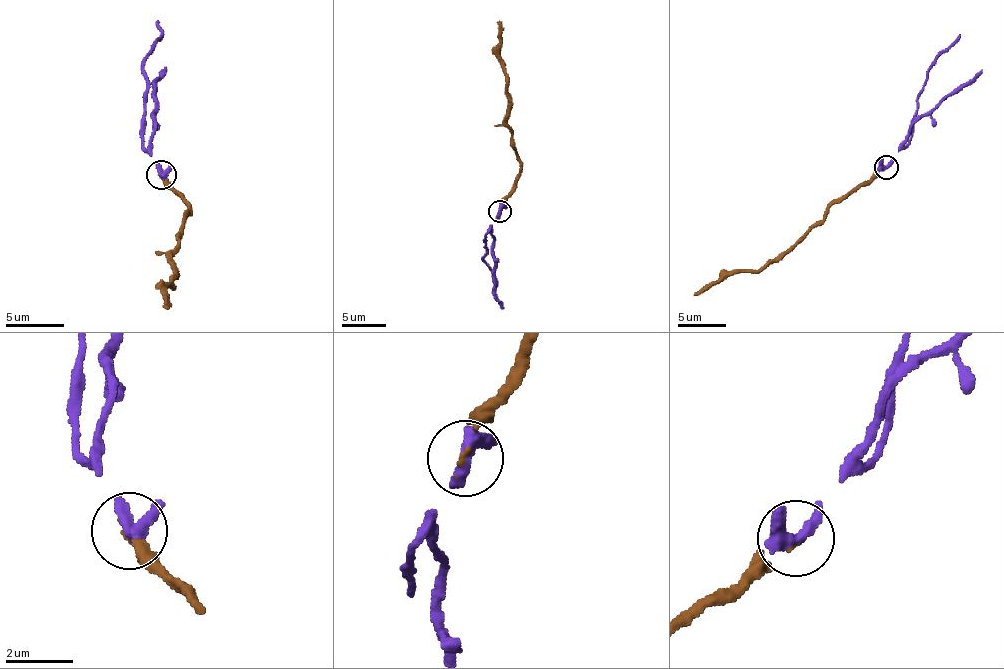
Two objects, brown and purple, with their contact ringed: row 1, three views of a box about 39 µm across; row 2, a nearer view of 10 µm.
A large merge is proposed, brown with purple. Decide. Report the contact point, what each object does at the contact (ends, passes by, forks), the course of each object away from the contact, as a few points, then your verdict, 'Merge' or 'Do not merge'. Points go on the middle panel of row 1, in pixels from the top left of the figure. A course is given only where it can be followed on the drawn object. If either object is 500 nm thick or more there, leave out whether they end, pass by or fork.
Place: (500, 211). At the ring brown ends. At the ring purple passes by. Course of brown: (498, 211), (512, 190), (520, 159), (508, 118), (500, 20). Course of purple: (500, 211), (485, 239), (486, 249), (483, 258), (497, 280), (494, 292). Merge

